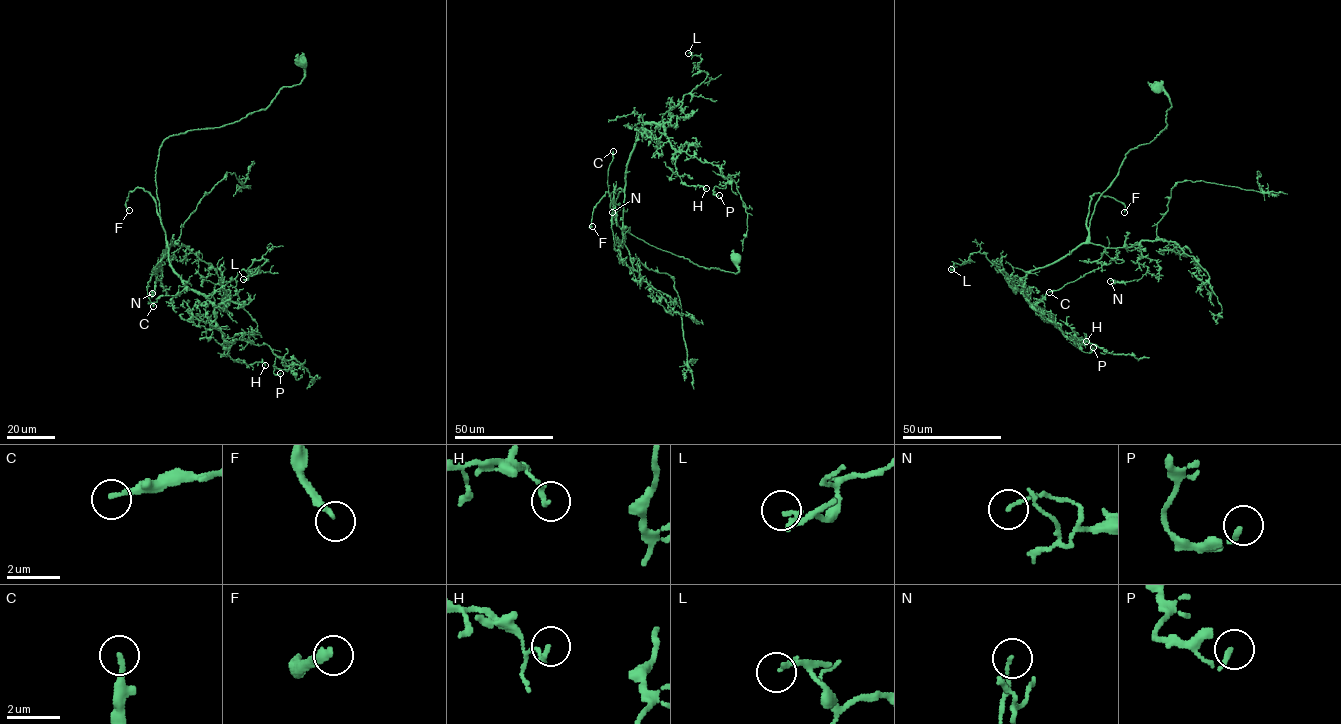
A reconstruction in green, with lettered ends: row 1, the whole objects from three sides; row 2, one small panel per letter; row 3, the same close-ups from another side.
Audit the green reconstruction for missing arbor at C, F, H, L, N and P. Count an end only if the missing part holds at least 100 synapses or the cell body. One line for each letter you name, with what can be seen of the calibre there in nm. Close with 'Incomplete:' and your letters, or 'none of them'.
F: 240 nm
Incomplete: F

